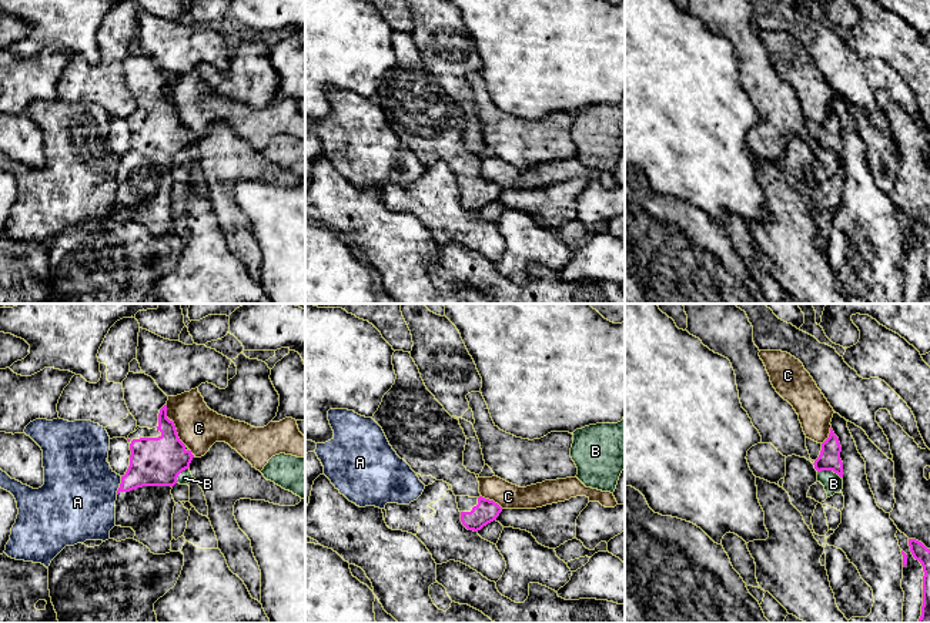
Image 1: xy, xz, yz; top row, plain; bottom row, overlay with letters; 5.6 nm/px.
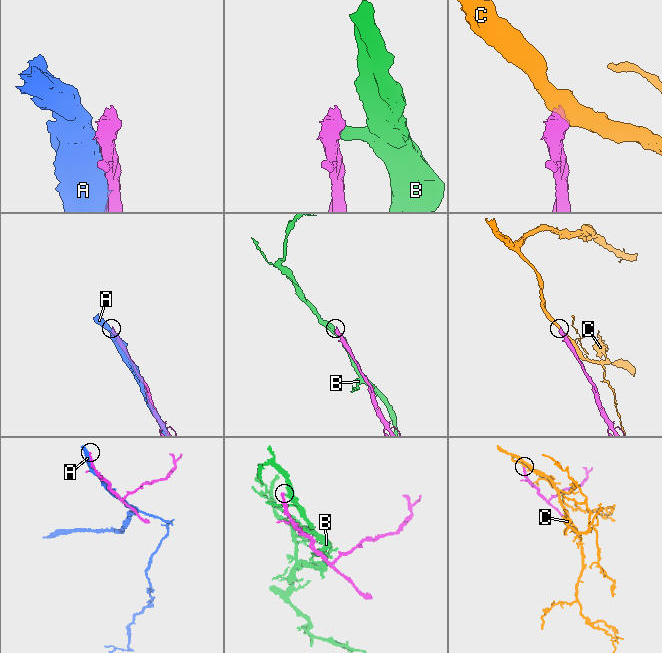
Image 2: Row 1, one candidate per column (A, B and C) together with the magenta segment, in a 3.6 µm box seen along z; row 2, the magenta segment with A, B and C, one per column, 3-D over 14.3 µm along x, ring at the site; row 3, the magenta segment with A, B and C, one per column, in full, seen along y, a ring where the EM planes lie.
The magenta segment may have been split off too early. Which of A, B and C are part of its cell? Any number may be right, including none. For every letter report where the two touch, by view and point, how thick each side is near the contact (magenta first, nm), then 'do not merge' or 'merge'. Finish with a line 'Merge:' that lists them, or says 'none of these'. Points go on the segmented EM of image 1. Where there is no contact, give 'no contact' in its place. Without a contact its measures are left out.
A: xy (120, 485) | 280/420 nm | do not merge
B: yz (829, 469) | 130/110 nm | do not merge
C: xy (174, 425) | 280/240 nm | do not merge
Merge: none of these

